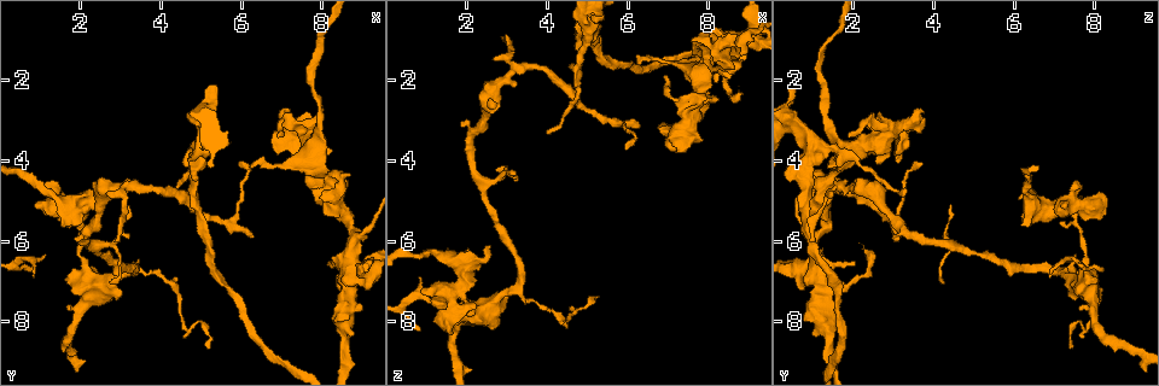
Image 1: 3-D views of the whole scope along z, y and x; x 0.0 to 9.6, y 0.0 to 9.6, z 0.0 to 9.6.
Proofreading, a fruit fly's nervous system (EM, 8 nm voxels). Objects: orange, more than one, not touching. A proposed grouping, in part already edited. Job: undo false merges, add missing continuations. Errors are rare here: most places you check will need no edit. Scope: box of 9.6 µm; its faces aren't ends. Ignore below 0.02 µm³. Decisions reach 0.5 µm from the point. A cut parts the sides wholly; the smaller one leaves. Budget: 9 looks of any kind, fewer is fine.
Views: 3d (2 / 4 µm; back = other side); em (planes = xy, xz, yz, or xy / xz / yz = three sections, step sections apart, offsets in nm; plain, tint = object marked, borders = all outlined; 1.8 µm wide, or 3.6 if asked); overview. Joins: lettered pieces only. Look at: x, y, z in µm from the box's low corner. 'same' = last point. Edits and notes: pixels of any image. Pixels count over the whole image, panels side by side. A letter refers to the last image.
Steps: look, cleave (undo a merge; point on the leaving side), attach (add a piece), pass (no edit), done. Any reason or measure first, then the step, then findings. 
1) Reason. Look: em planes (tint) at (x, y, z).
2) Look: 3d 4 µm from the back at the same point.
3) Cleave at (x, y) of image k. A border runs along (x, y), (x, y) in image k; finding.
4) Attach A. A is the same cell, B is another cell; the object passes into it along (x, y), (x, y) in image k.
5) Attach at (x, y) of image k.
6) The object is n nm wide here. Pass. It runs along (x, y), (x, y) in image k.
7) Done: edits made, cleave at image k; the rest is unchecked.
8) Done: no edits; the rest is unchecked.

Arms part here. Look: em yz step 8 (plain) at (4.95, 3.55, 1.00).

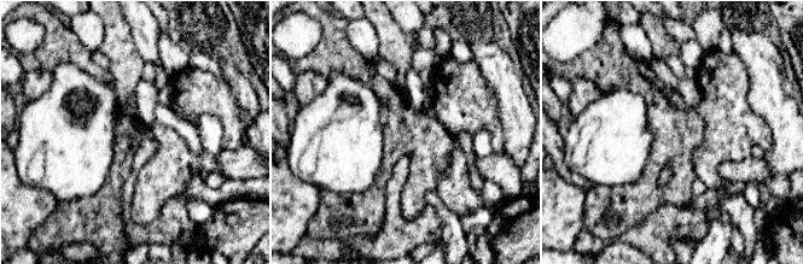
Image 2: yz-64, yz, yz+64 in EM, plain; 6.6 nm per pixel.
Look: em yz step 8 (borders) at the same point.

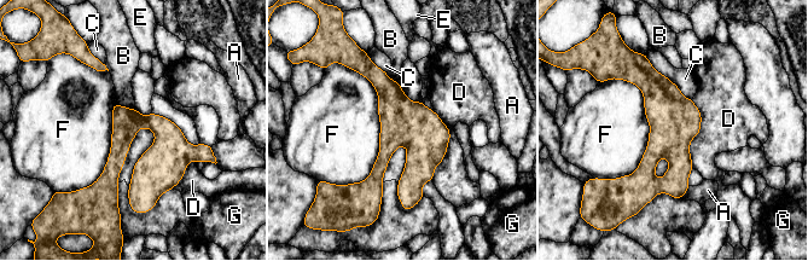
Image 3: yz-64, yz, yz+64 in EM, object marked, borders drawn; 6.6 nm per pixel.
The longest contact is with F, 700 nm. Pass. A, B, C, D, E, F and G are other cells; it runs along (367, 63), (414, 131), (408, 198) in image 3; continuous, no second neuron.

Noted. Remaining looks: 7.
Look: em planes (borders) at (8.70, 6.75, 1.00).

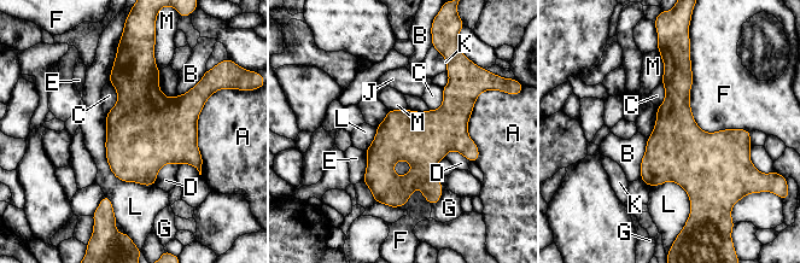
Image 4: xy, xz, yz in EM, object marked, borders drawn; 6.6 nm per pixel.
Pass. A, B, C, D, E, F, G, J, K, L and M are other cells; a border runs along (657, 50), (663, 62), (661, 82) in image 4; all the same neuron.

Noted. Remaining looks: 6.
Look: em 3.6 µm yz step 4 (borders) at (8.05, 4.75, 1.30).

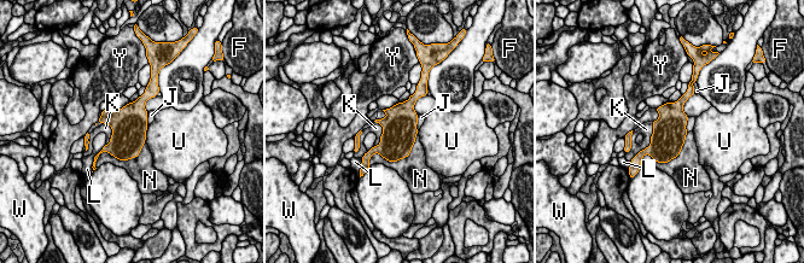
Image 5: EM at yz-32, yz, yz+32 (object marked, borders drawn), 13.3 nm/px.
The longest contact is with N, 750 nm. Pass. F, J, K, L, N, U, W and Y are other cells; one neuron here.

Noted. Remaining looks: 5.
Thin arm on a thick one. Look: em planes (borders) at (1.75, 5.10, 7.35).

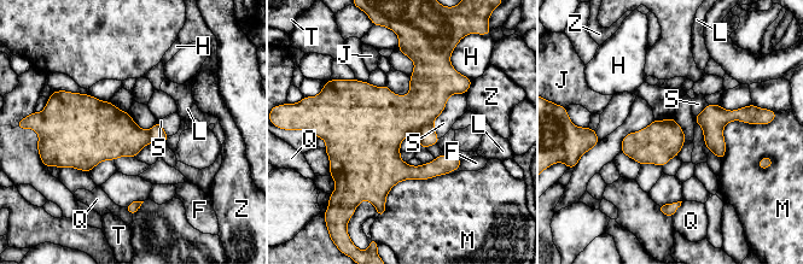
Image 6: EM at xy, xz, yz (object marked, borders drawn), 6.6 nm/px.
The longest contact is with M, 500 nm. Pass. F, H, J, L, M, Q, S, T and Z are other cells; a border runs along (463, 160), (449, 174) in image 6; all the same neuron.

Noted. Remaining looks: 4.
Done: no edits; the rest is unchecked.

